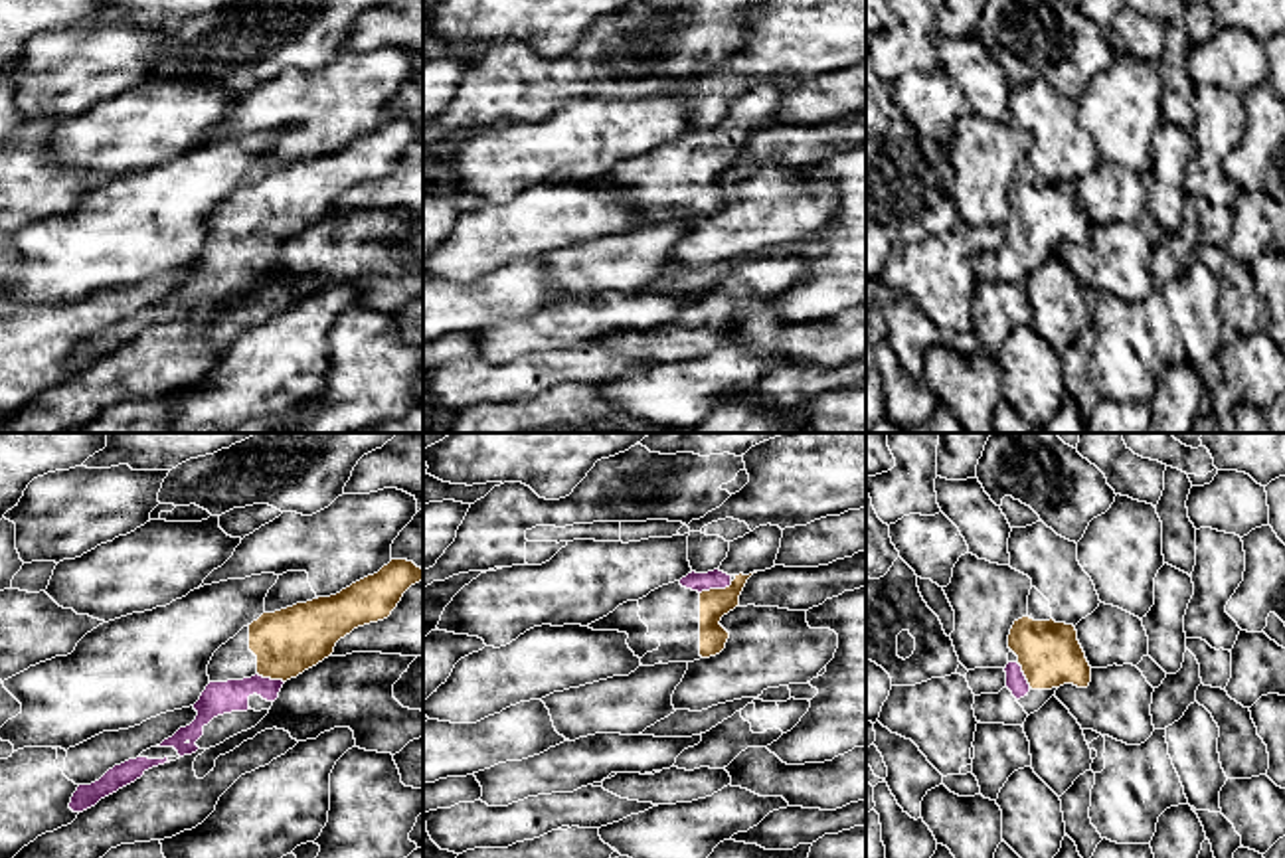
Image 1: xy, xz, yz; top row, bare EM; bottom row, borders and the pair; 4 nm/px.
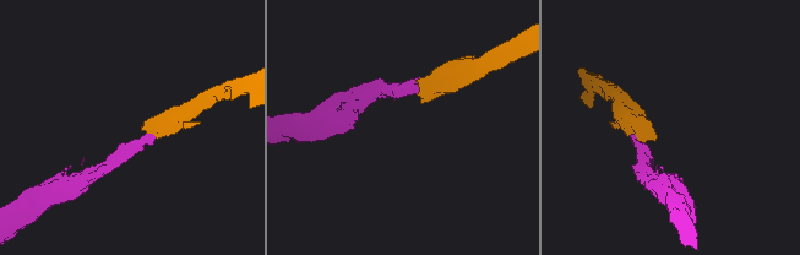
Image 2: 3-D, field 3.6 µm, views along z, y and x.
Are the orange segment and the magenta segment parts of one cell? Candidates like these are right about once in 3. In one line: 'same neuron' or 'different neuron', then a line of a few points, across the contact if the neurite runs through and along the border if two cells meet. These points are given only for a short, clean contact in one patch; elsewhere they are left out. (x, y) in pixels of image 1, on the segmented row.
same neuron | xz (714, 603), (716, 590), (712, 580)

